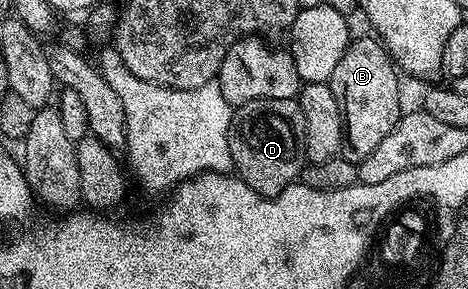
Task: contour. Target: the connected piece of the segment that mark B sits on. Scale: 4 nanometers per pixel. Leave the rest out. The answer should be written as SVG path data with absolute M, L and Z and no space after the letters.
M371 34L356 35L333 70L329 83L343 115L345 148L356 161L363 160L397 126L401 115L398 75L391 53Z

